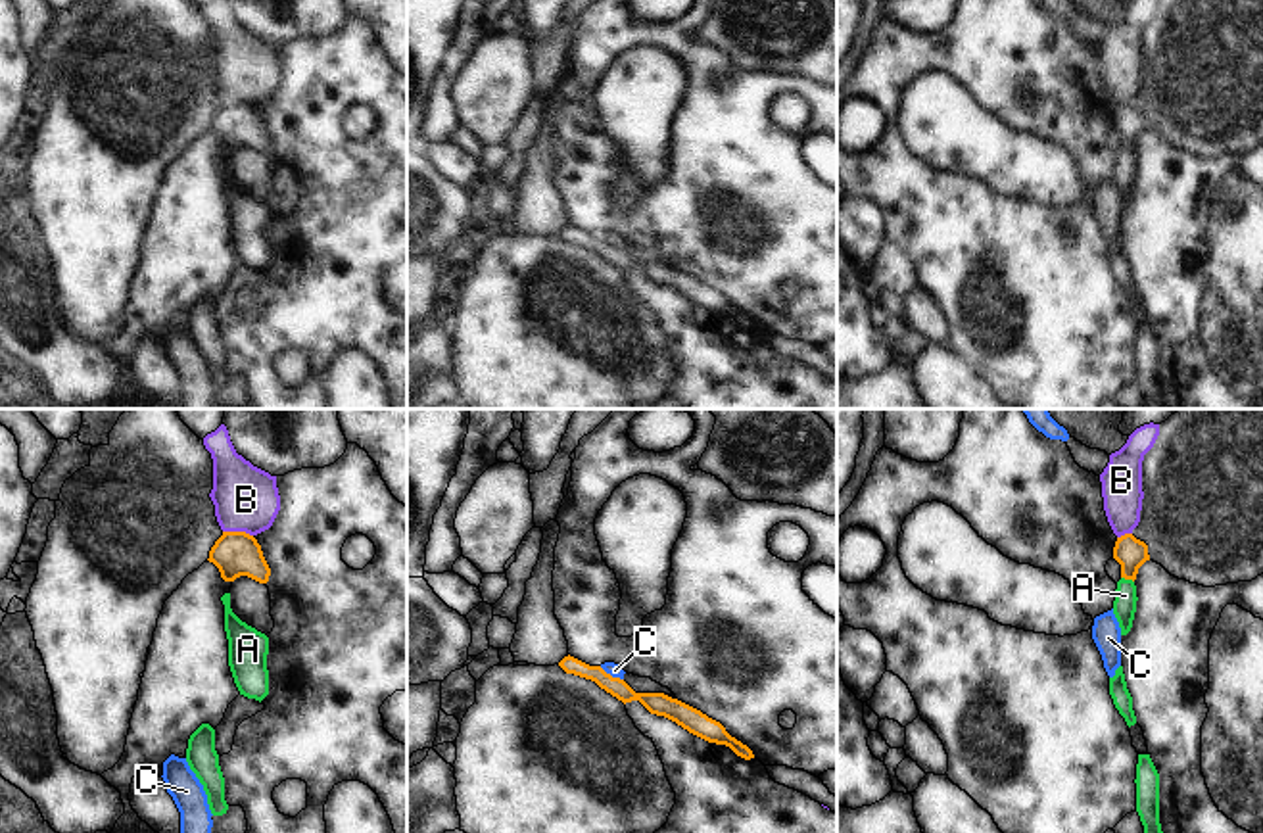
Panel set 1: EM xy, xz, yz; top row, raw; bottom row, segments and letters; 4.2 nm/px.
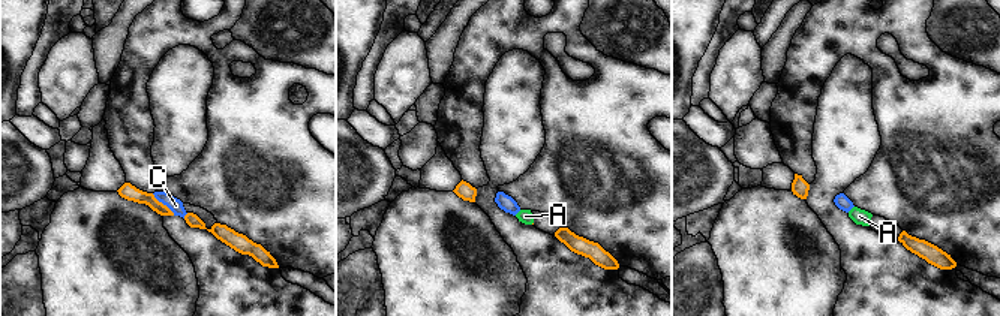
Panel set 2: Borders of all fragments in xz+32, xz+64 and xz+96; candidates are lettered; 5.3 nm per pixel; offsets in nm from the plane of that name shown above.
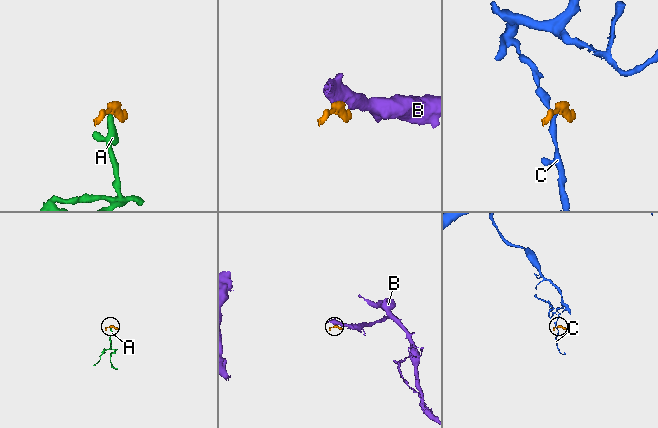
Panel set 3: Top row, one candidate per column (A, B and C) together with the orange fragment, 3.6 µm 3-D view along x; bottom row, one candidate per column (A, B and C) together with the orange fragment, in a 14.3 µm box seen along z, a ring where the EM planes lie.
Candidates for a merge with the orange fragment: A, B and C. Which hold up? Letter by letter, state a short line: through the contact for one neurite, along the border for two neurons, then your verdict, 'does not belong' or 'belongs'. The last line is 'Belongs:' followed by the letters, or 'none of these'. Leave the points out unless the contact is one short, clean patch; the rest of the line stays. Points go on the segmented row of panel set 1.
A: line yz (1131, 553), (1127, 578), (1125, 595); belongs
B: line xy (223, 530), (244, 530), (252, 536); does not belong
C: line xz (599, 666), (622, 680); does not belong
Belongs: A

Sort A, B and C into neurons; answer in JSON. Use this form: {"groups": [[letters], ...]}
{"groups": [["A"], ["B"], ["C"]]}

